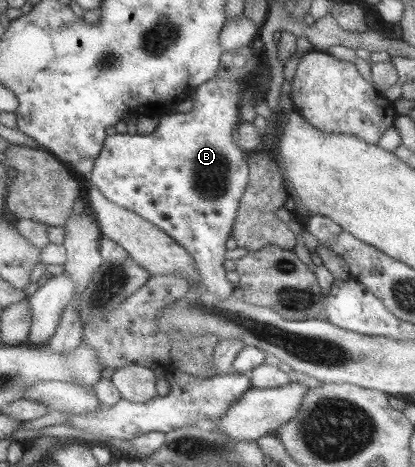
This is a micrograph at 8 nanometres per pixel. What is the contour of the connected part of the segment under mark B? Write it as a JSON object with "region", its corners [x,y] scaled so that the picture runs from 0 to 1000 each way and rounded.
{"region":[[[518,163],[511,171],[496,173],[489,182],[472,186],[463,199],[463,231],[448,242],[424,242],[422,238],[393,240],[386,246],[386,266],[354,289],[311,289],[311,285],[282,285],[263,291],[253,304],[251,317],[243,321],[241,334],[231,340],[224,366],[210,377],[214,396],[236,400],[272,435],[304,443],[330,456],[340,465],[366,473],[378,486],[395,490],[422,516],[446,527],[446,533],[463,542],[475,561],[475,576],[487,593],[489,610],[501,615],[508,627],[523,630],[530,638],[549,638],[561,627],[559,602],[547,597],[547,576],[542,576],[542,559],[547,559],[547,516],[559,507],[564,488],[569,486],[569,469],[578,454],[583,422],[593,411],[593,403],[602,390],[602,349],[595,338],[595,323],[586,319],[569,300],[569,276],[581,268],[581,227],[586,208],[590,206],[590,171],[559,171],[557,167],[525,167]]]}

